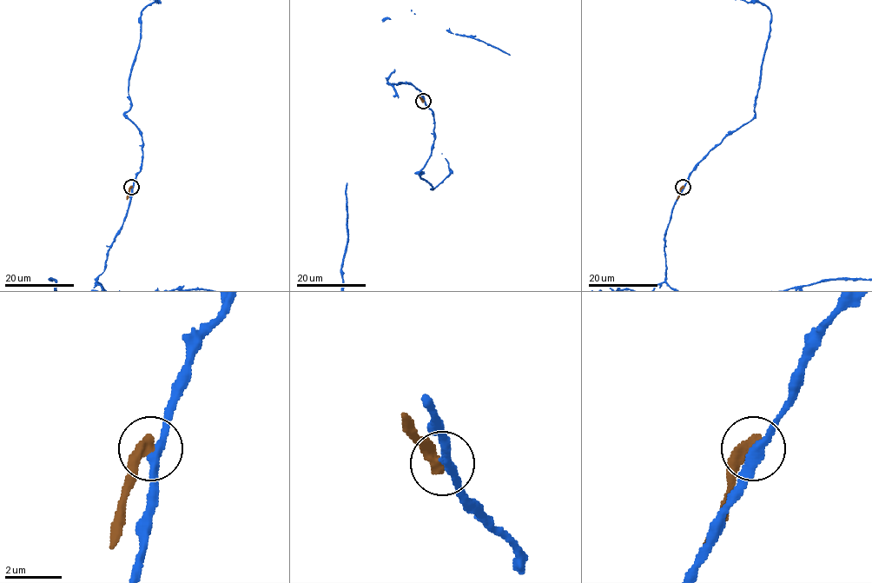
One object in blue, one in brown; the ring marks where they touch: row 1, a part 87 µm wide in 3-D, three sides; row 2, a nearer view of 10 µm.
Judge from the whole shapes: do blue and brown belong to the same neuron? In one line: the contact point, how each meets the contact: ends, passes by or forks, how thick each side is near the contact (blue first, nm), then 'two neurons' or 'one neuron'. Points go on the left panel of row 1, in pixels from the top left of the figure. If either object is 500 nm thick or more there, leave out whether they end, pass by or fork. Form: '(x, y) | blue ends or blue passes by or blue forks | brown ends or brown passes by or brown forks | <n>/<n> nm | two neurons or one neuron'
(131, 187) | blue passes by | brown ends | 300/480 nm | two neurons

